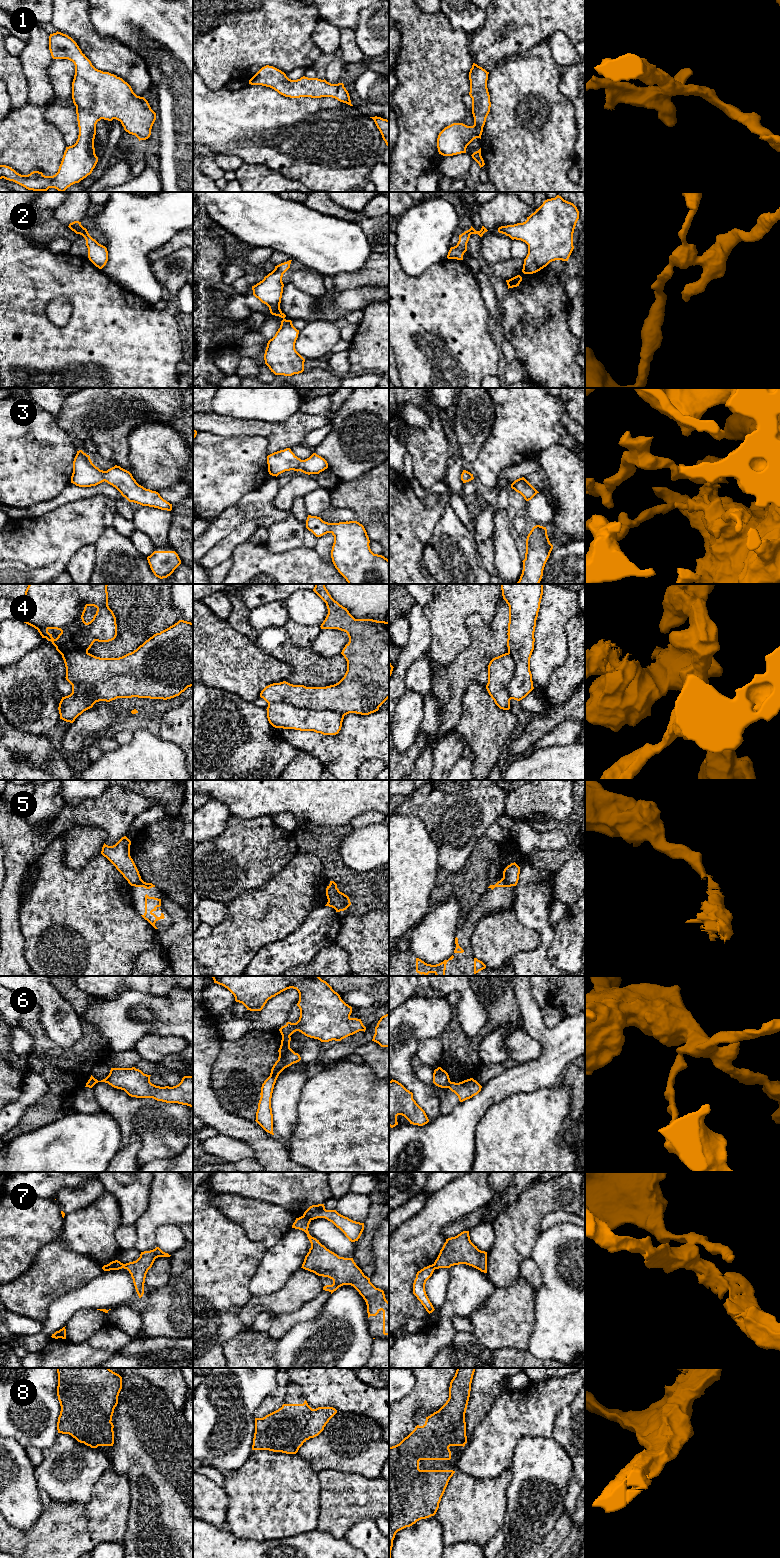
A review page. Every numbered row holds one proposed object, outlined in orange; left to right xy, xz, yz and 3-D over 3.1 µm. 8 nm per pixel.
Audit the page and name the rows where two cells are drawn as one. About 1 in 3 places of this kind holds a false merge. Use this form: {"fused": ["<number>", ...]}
{"fused": ["5", "6", "7"]}

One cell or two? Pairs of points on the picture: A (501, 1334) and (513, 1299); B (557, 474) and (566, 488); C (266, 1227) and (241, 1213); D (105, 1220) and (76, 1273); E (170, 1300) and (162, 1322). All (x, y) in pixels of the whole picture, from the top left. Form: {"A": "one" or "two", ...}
{"A": "one", "B": "one", "C": "one", "D": "two", "E": "one"}

